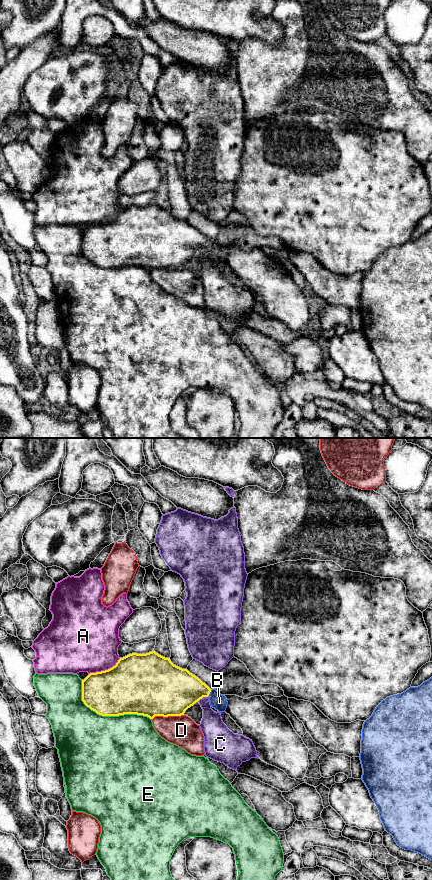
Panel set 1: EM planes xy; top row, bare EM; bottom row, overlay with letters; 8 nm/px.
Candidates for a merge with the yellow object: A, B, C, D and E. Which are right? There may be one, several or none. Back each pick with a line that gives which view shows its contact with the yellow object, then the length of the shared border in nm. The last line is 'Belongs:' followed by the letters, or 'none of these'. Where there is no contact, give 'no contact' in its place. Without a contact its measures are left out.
B: contact in xy; length 70 nm
Belongs: B

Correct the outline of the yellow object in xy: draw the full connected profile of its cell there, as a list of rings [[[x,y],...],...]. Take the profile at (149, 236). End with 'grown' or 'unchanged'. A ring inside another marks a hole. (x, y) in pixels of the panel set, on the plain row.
[[[155,203],[146,206],[129,206],[120,210],[112,220],[90,225],[82,232],[82,253],[87,259],[102,268],[137,266],[147,268],[150,271],[153,271],[155,268],[181,268],[203,249],[208,249],[210,257],[219,264],[226,262],[228,254],[224,247],[219,246],[216,241],[211,242],[187,221],[174,217],[170,210],[165,210]]]; grown

